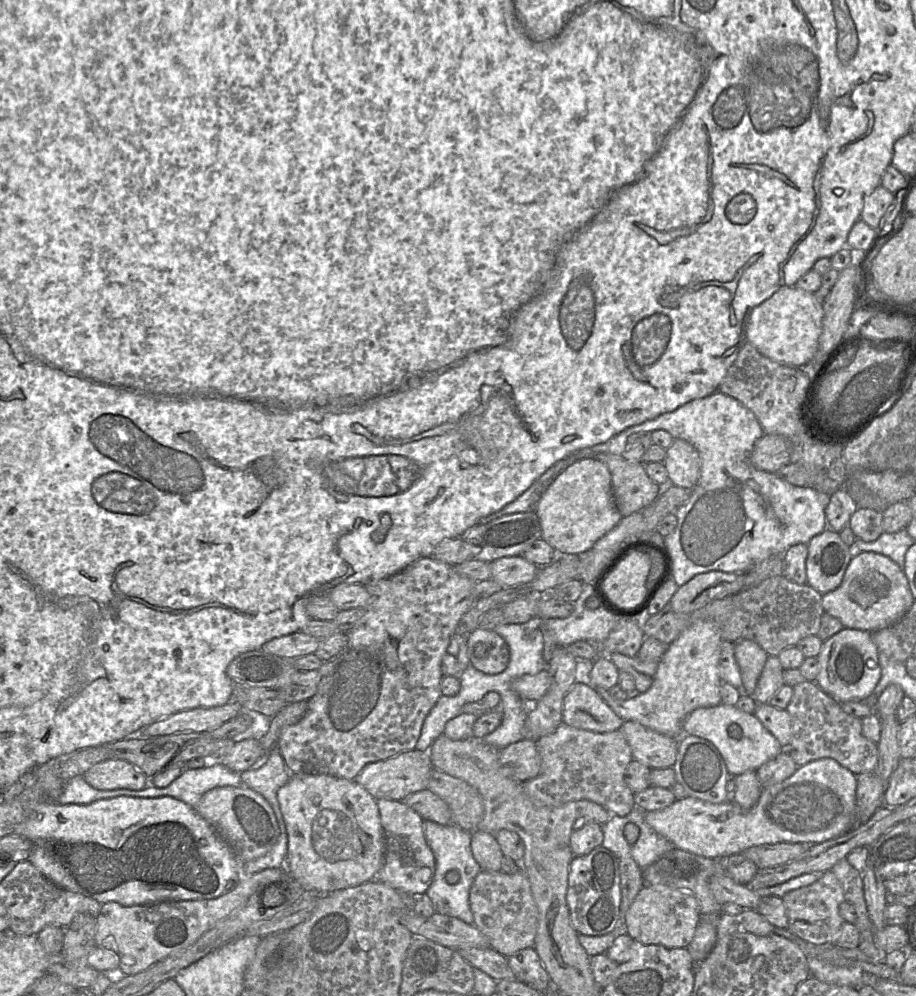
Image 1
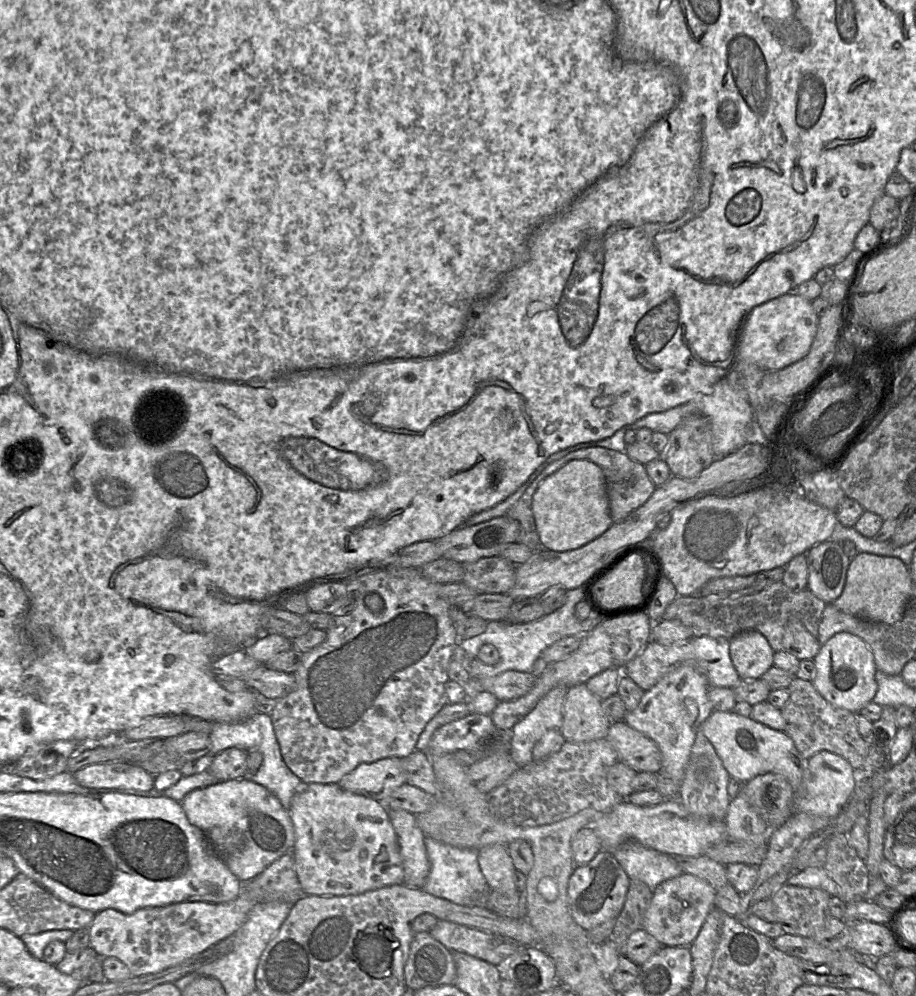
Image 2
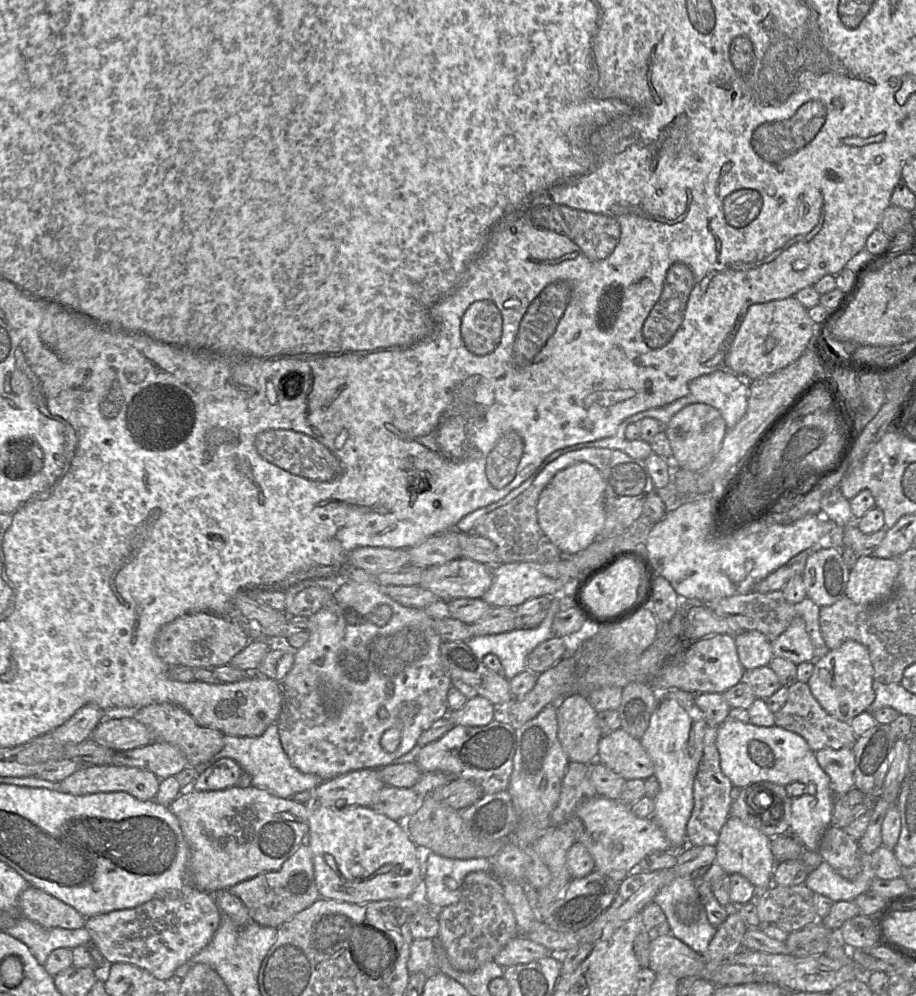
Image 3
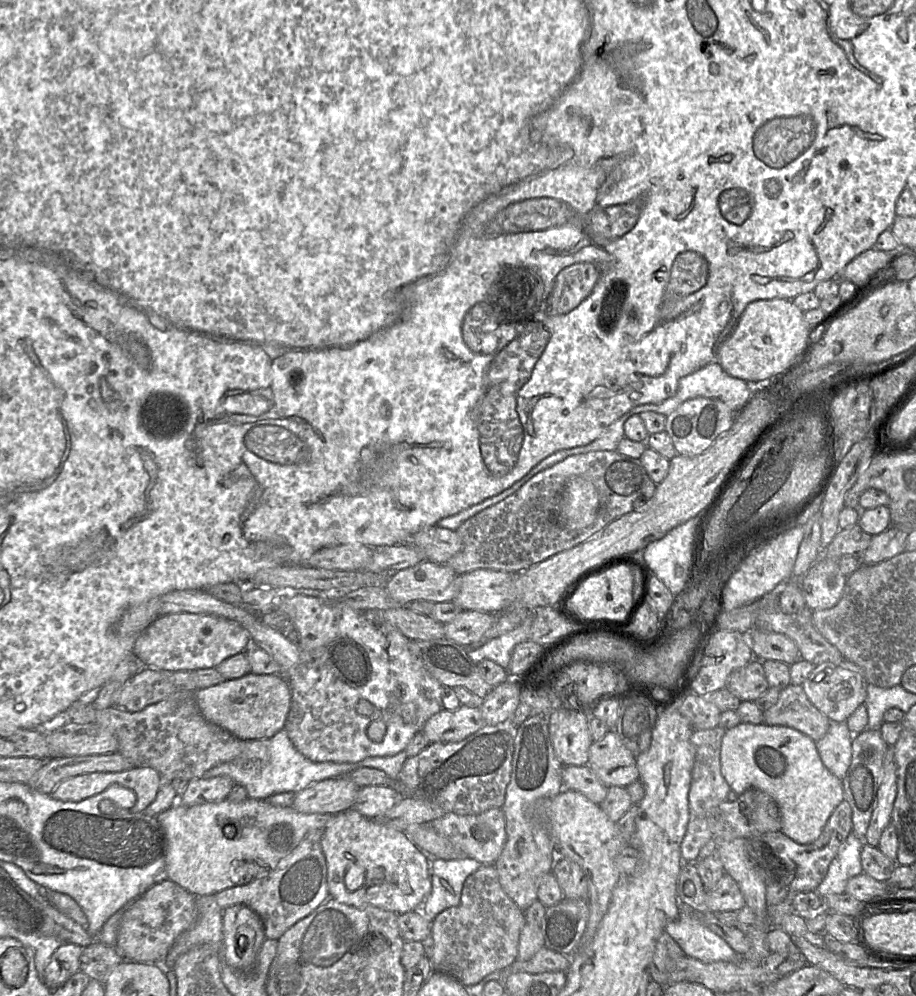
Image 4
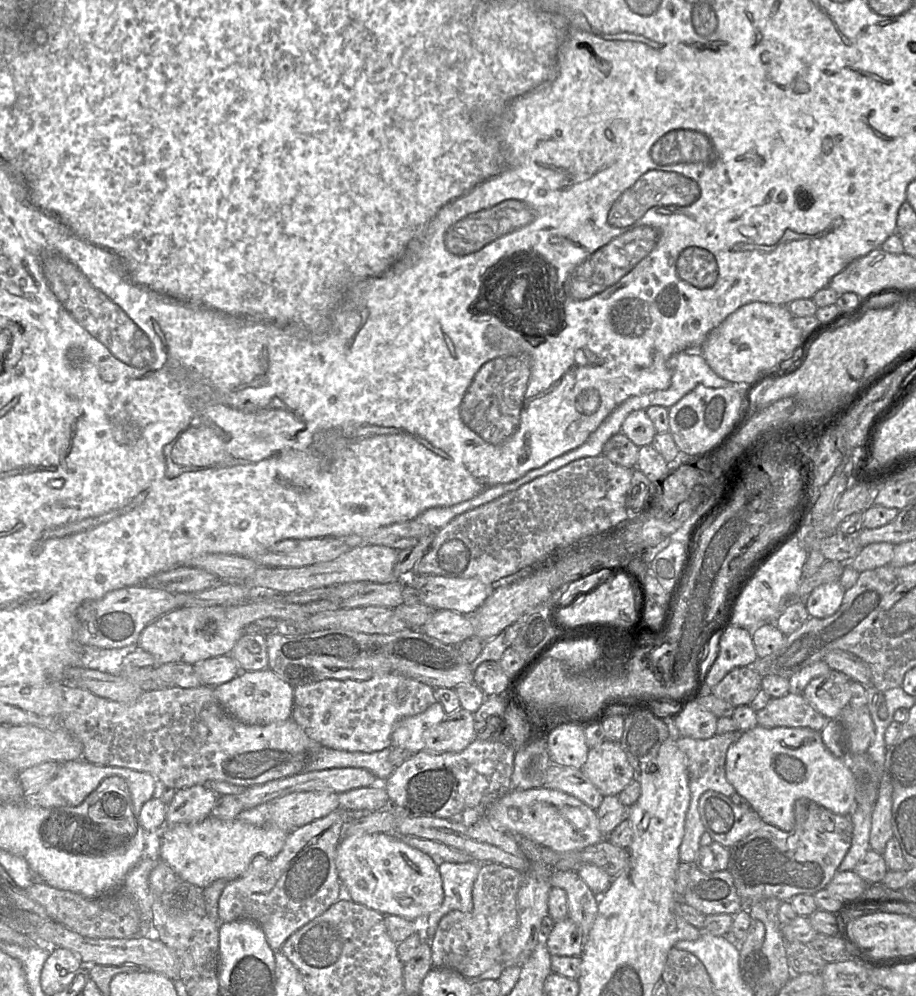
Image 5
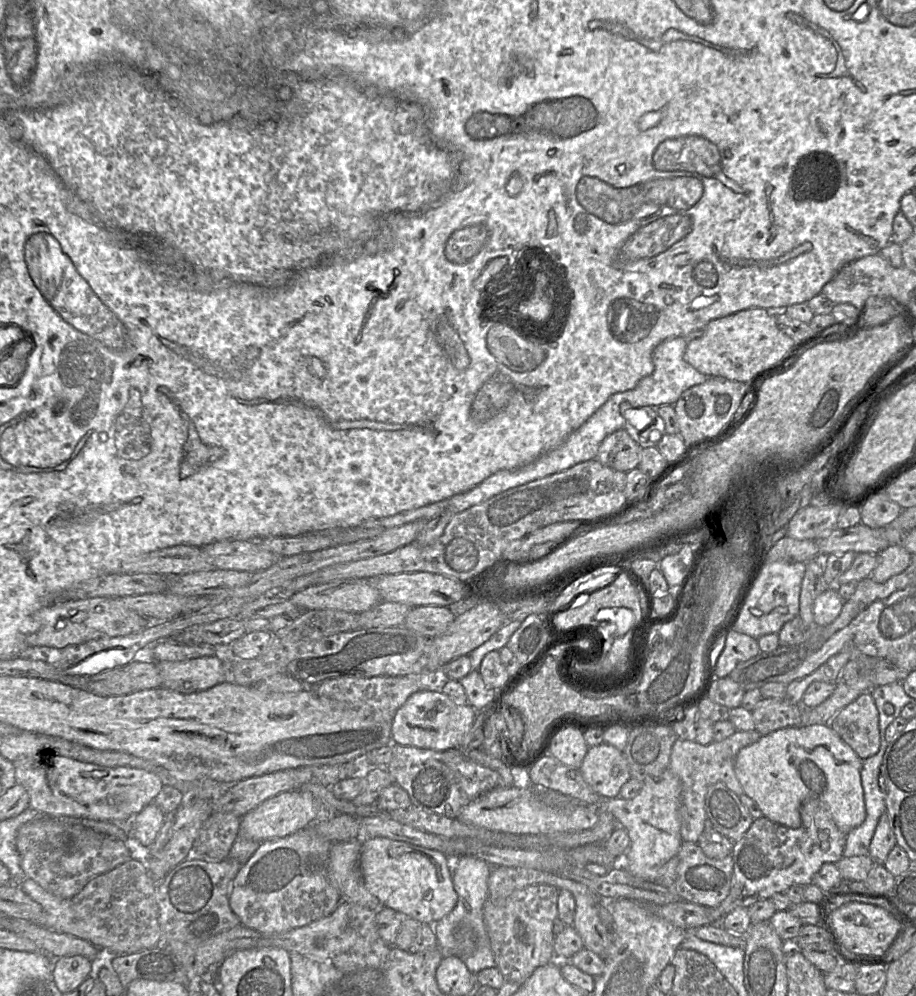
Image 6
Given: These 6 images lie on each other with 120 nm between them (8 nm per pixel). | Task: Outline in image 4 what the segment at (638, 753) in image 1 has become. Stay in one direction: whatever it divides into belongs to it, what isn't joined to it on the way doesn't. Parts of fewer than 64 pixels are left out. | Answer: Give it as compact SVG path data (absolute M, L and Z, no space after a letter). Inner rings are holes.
M609 730L601 740L592 743L587 765L607 787L626 788L640 777L637 757L614 730Z

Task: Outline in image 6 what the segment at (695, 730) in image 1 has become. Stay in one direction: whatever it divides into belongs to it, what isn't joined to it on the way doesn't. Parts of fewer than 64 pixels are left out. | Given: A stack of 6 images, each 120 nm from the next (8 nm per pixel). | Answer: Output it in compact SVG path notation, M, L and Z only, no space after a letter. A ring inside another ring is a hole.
M829 724L786 727L739 750L734 772L743 793L751 798L762 816L787 828L801 826L800 808L806 799L818 800L831 814L841 832L848 834L866 818L861 784L863 760Z

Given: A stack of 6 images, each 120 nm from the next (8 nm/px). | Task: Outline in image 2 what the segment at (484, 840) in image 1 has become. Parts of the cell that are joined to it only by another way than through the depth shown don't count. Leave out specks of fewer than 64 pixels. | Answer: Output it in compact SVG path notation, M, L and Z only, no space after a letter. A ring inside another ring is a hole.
M494 844L479 849L478 864L489 888L505 895L518 895L516 868L505 845Z

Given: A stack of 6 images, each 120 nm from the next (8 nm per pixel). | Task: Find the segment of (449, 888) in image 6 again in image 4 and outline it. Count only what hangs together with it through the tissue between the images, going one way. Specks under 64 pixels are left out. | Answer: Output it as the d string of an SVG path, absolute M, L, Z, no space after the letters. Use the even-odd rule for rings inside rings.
M351 808L333 815L321 840L327 864L327 886L331 898L355 907L375 906L397 914L420 909L431 892L427 858L405 831L370 819Z

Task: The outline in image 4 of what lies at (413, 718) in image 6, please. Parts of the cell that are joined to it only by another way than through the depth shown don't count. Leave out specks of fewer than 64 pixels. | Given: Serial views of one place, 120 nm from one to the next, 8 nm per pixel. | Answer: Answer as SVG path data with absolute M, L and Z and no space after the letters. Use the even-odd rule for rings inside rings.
M461 705L456 710L442 709L427 720L423 734L430 743L460 742L485 726L480 708Z

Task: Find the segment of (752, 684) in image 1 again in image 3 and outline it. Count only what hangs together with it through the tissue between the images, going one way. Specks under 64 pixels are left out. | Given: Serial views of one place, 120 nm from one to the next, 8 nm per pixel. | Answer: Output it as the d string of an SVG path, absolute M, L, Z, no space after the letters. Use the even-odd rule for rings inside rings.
M759 631L741 632L735 637L735 644L745 671L768 666L774 657L771 641Z

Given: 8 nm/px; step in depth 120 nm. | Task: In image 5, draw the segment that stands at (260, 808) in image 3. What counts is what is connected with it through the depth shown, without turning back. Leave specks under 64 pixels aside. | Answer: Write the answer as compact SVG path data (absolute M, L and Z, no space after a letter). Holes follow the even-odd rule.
M213 816L196 824L177 824L159 832L160 861L169 865L180 879L203 889L218 879L229 882L240 877L256 855L274 858L289 834L269 822L255 826L239 818L223 820Z

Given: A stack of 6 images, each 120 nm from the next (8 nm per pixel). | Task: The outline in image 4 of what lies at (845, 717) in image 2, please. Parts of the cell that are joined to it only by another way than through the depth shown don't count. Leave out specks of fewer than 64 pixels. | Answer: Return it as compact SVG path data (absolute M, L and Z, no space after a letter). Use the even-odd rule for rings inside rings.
M790 684L780 691L777 703L764 712L764 723L800 731L815 742L822 739L831 721L808 699L802 685Z

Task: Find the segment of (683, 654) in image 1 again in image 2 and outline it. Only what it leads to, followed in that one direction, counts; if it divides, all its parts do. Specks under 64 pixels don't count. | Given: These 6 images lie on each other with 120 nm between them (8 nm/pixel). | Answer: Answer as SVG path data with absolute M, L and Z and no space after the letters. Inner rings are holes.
M680 665L645 691L637 708L626 712L623 719L657 745L662 756L662 769L659 773L674 782L678 794L696 734L714 711L708 698L709 688L706 678L695 667Z

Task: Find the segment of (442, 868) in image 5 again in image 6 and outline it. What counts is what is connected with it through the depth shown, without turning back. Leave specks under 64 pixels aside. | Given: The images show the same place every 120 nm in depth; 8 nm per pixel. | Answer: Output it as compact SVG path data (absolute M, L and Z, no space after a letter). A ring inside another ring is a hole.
M462 855L454 861L454 865L448 857L448 867L451 870L453 887L457 893L457 903L451 912L433 924L437 946L443 957L459 957L468 970L477 975L481 970L496 965L483 920L483 905L488 898L487 881L492 866L475 857Z

